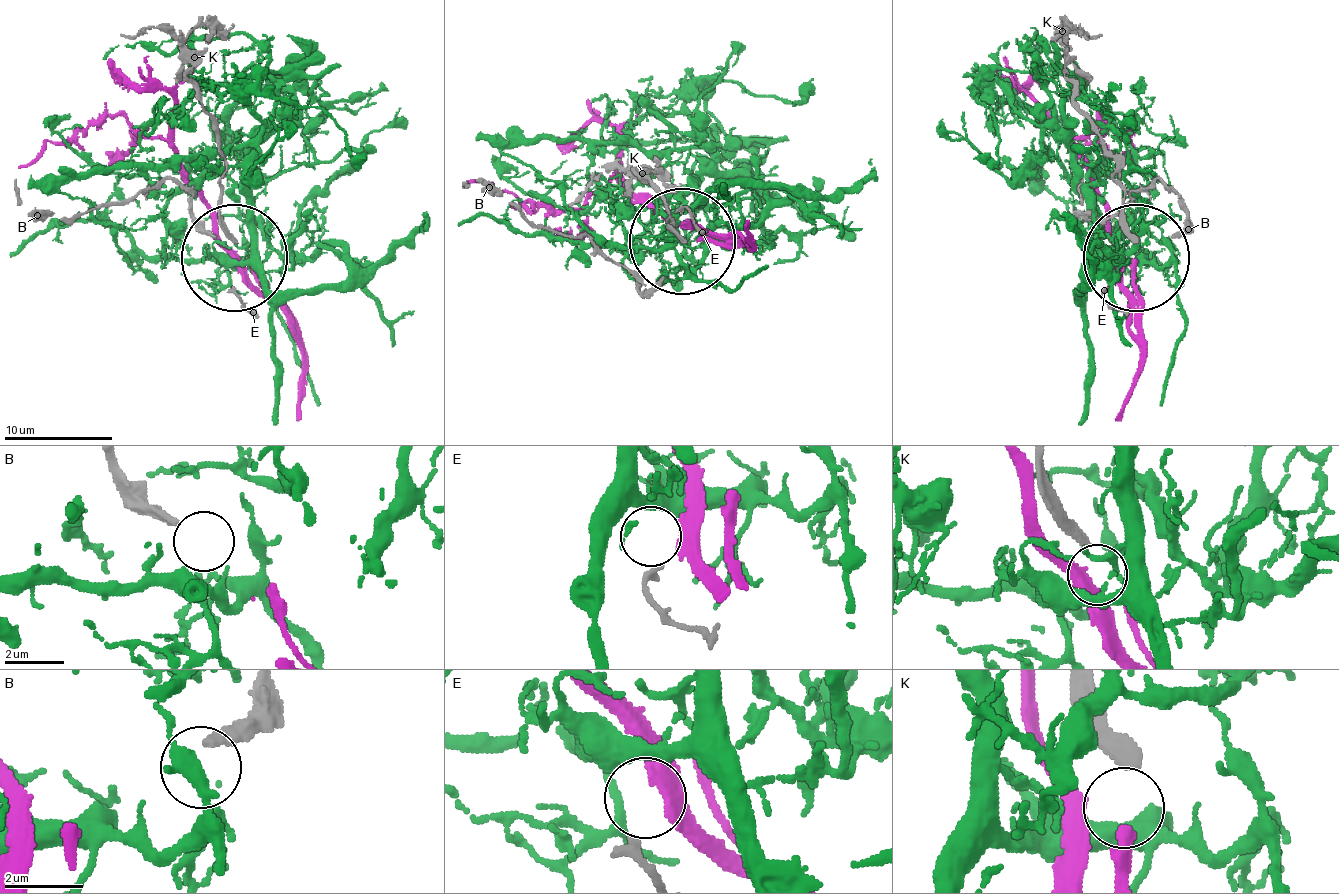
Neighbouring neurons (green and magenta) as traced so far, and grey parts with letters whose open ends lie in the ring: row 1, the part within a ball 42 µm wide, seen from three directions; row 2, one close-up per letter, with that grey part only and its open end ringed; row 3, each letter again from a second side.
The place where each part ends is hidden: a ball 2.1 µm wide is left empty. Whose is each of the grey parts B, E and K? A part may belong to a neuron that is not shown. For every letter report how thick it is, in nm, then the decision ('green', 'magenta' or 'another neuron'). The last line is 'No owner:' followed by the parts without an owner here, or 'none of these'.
B: 280 nm | another neuron
E: 260 nm | green
K: 280 nm | magenta
No owner: B

